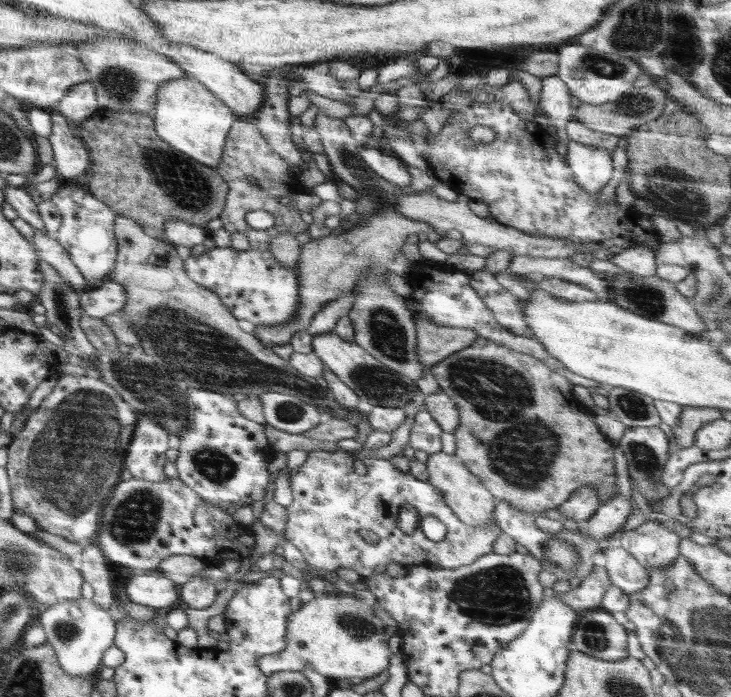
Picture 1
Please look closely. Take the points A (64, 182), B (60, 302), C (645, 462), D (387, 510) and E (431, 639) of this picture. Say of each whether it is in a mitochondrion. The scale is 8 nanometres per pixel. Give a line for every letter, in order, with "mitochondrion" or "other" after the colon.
A: other
B: mitochondrion
C: mitochondrion
D: other
E: other

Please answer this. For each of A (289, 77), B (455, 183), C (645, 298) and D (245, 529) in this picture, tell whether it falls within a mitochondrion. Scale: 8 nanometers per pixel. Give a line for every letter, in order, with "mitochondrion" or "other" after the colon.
A: other
B: other
C: mitochondrion
D: other

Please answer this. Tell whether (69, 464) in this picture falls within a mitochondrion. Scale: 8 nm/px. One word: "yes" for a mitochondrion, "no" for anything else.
yes

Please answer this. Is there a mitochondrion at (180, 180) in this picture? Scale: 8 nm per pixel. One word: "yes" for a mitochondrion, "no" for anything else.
yes

